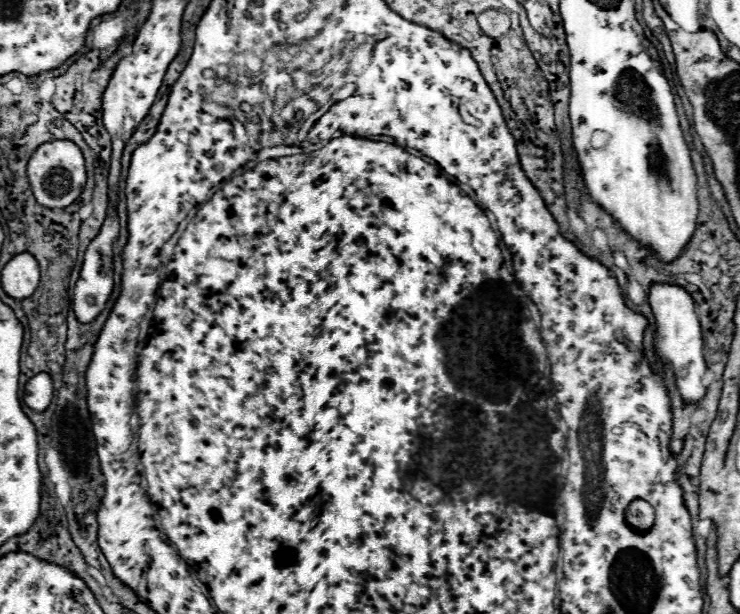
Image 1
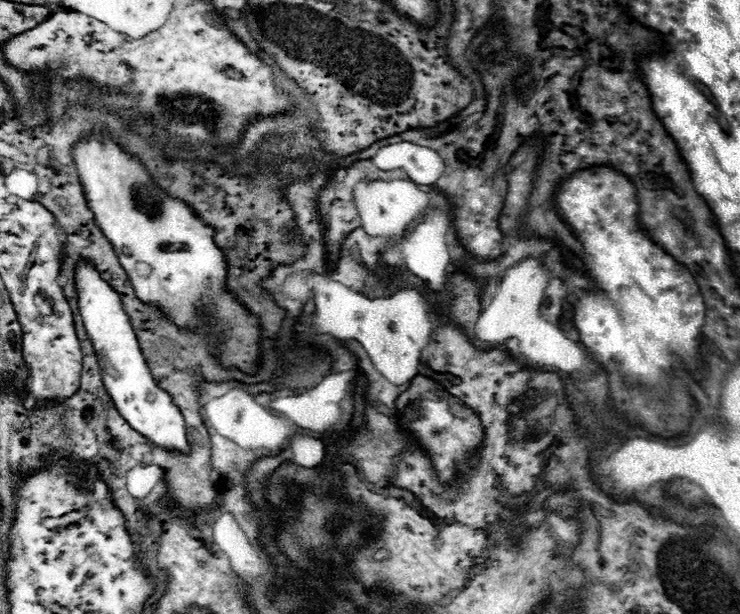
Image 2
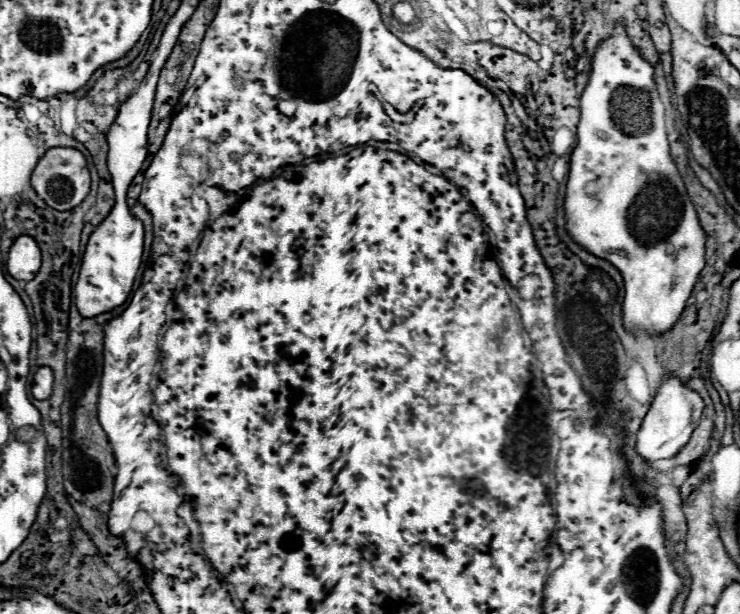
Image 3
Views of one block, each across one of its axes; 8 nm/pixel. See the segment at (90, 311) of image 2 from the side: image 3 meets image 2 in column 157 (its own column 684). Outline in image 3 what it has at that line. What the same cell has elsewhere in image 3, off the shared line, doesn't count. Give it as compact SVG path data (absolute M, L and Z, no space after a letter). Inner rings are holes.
M668 374L664 376L662 384L658 386L658 392L654 396L654 402L642 422L642 428L638 432L638 440L636 440L636 452L648 460L648 462L656 462L656 460L668 460L672 456L678 454L678 450L688 442L690 434L694 432L694 424L700 420L704 410L704 400L690 390L678 376Z

